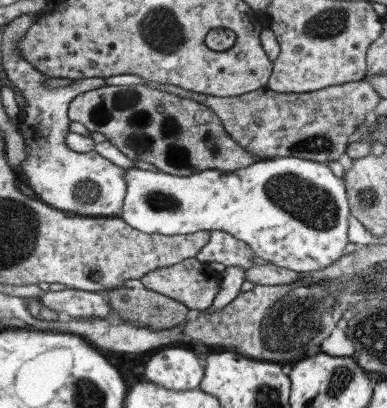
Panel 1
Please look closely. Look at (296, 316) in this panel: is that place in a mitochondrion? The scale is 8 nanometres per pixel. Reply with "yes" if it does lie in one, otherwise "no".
yes

